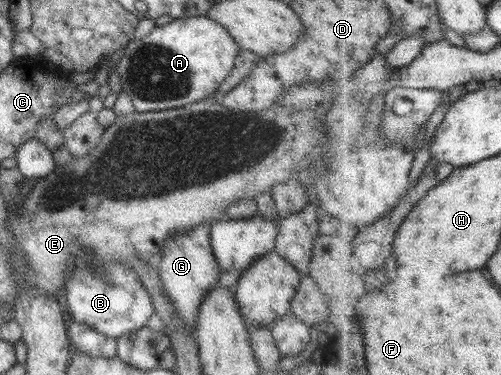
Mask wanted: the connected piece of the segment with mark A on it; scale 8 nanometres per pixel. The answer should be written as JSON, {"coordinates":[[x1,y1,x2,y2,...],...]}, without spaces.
{"coordinates":[[206,16,172,19,170,23,162,27,154,26,148,35,139,39,139,41,132,40,124,49,125,51,123,51,123,55,121,55,121,59,119,59,117,64,117,73,119,74,119,81,121,82,121,92,129,96,134,111,139,113,166,110,171,109,171,107,181,107,181,105,187,105,211,97,217,90,217,87,225,80,225,77,232,71,235,57,239,51,238,46,232,41,227,31]]}

